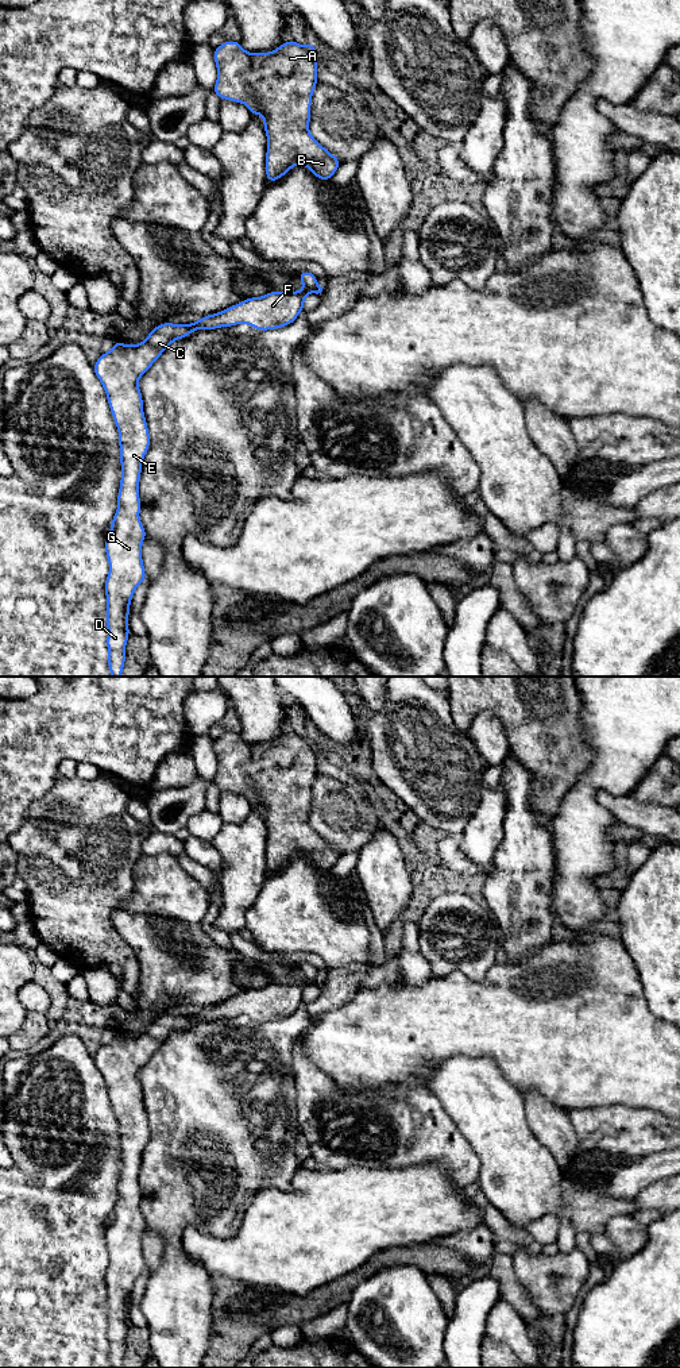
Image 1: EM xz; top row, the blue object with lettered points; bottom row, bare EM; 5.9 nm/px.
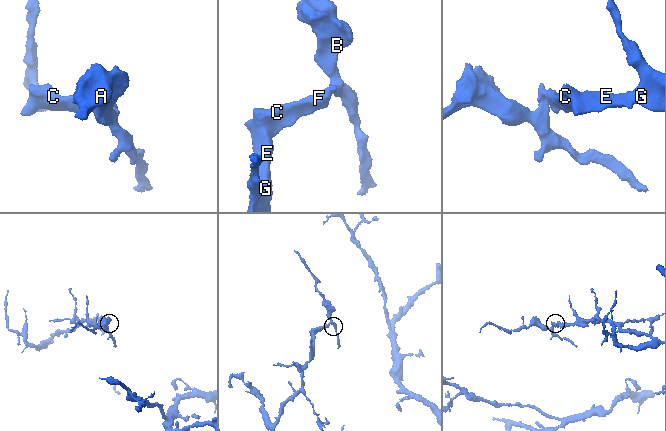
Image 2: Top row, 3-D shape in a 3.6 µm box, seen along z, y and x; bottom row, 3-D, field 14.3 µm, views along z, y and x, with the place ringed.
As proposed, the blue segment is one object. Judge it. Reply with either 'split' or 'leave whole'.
split

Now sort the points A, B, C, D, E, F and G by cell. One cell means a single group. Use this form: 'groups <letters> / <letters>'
groups A B / C D E F G

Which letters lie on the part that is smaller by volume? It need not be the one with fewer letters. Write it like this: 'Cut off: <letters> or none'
Cut off: A, B

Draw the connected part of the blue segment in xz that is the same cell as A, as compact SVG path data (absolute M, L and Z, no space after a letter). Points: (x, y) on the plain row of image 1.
M228 732L215 740L217 772L212 783L220 790L246 795L252 806L262 806L267 826L266 867L273 874L293 858L304 856L321 872L329 872L341 856L309 824L312 786L317 774L314 736L282 735L270 744L247 744L239 733Z

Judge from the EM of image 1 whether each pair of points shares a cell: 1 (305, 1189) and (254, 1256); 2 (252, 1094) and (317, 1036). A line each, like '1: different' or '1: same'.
1: same
2: different

